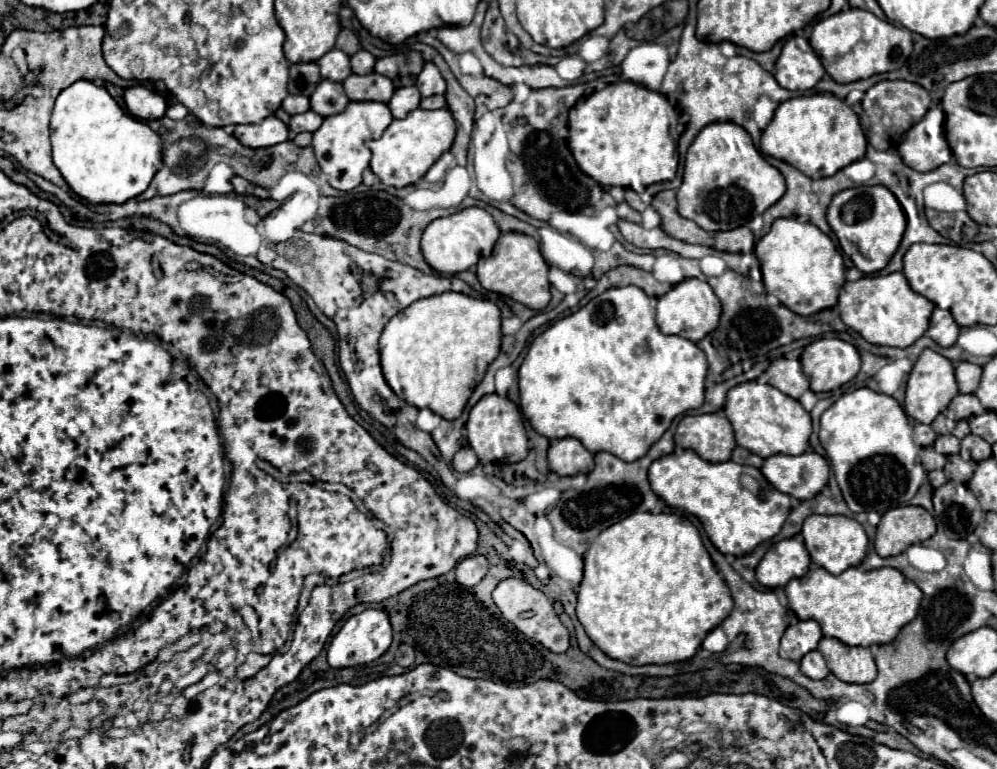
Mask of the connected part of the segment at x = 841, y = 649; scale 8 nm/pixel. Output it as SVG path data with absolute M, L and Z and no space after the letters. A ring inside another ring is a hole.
M823 637L817 647L831 673L845 683L871 683L877 677L877 667L867 647L849 647L839 639Z

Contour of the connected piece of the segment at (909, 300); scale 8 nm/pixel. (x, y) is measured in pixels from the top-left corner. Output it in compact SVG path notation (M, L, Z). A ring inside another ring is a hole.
M903 273L889 275L865 275L859 281L845 283L839 295L841 319L847 327L855 329L865 341L873 345L909 347L929 327L929 319L935 305L923 295L915 293Z

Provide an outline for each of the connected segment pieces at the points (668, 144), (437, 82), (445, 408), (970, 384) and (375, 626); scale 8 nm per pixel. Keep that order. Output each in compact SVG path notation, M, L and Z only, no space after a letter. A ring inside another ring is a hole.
M629 81L611 83L569 111L569 149L581 171L597 183L643 193L651 183L675 179L679 155L671 139L673 117L677 111L663 93Z
M425 63L421 75L417 77L417 89L423 97L445 93L445 79L433 63Z
M441 293L419 299L397 313L383 329L379 351L385 381L393 393L417 409L431 409L443 419L457 419L473 389L481 383L489 363L499 355L501 347L501 315L499 307L487 299L473 299L463 293Z
M963 361L955 367L955 377L957 377L959 393L975 393L981 381L981 367Z
M365 609L357 615L351 615L343 623L343 627L335 633L335 637L331 639L331 643L327 647L329 665L335 669L343 669L343 667L355 667L355 665L371 663L389 649L391 639L393 639L393 631L391 631L391 623L389 623L389 617L385 615L385 611Z

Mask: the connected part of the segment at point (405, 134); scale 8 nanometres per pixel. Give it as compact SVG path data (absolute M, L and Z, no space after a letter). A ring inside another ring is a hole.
M415 109L405 119L393 119L393 123L385 129L381 139L369 143L373 159L371 169L381 179L381 183L391 187L407 187L415 185L427 169L453 145L455 139L455 121L449 109L425 111Z

